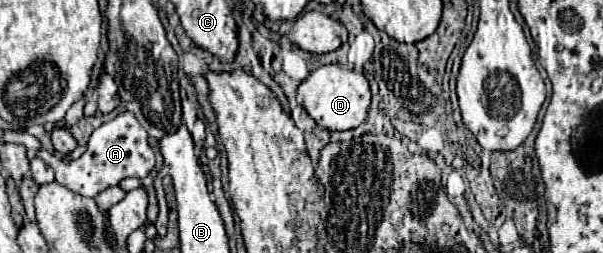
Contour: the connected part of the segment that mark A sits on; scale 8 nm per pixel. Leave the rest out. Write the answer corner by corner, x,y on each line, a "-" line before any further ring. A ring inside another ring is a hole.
129,111
117,115
113,121
103,123
99,129
95,129
87,143
87,151
79,159
63,161
61,155
51,155
45,149
41,149
37,157
41,157
49,163
49,167
53,167
57,183
91,199
95,199
107,187
119,185
127,177
147,177
155,167
155,153
147,143
147,131
137,123
135,115

